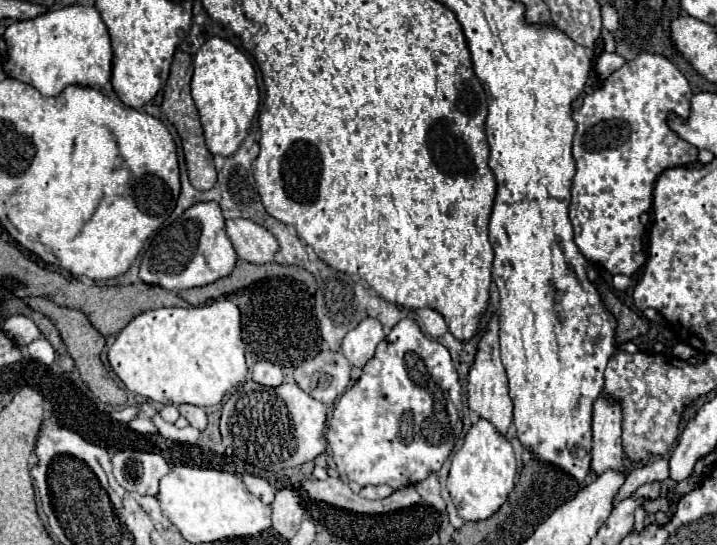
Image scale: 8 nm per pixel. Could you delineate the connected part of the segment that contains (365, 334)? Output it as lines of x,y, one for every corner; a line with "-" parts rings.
365,318
357,328
353,328
345,338
341,352
349,360
351,366
363,368
375,354
377,344
385,338
383,326
375,318

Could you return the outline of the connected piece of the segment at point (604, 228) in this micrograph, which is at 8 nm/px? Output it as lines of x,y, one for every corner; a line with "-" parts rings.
641,52
623,68
615,70
601,88
587,94
581,108
571,114
577,124
577,132
573,138
573,158
577,164
577,172
571,184
569,204
569,220
575,230
575,244
589,262
601,264
611,274
631,276
645,262
641,242
645,228
639,218
651,208
657,176
667,168
691,166
697,162
699,150
693,148
693,144
681,140
669,126
671,112
681,120
689,116
691,98
693,92
687,78
665,56

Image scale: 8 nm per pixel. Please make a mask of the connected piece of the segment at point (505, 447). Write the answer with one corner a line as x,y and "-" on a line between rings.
479,420
465,436
463,448
453,456
447,490
451,494
453,504
457,506
459,518
465,522
487,520
497,512
497,508
509,498
515,486
517,464
513,456
513,448
505,436
501,436
495,426
487,420

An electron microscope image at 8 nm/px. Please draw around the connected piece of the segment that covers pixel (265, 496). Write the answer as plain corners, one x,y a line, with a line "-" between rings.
245,474
245,476
243,476
243,482
245,482
247,488
249,488
255,496
259,496
265,504
271,504
271,502
273,502
275,490
269,486
267,480
263,480
263,478
259,478
259,476
253,476
253,474

